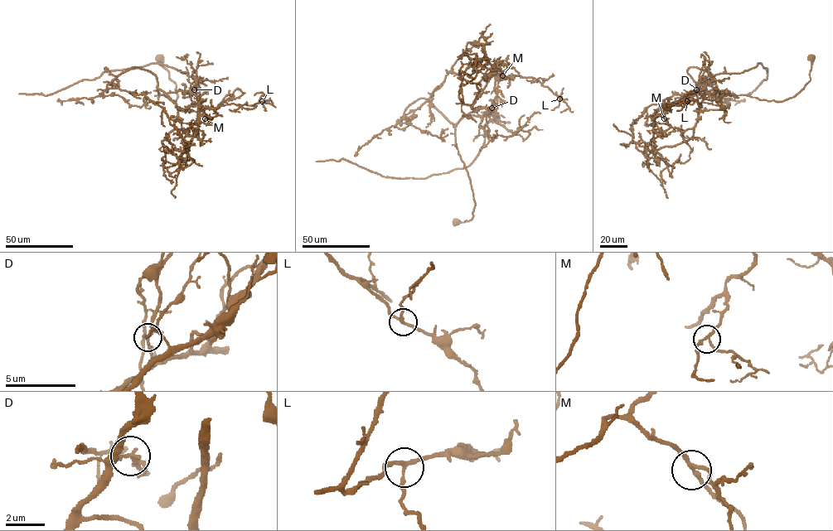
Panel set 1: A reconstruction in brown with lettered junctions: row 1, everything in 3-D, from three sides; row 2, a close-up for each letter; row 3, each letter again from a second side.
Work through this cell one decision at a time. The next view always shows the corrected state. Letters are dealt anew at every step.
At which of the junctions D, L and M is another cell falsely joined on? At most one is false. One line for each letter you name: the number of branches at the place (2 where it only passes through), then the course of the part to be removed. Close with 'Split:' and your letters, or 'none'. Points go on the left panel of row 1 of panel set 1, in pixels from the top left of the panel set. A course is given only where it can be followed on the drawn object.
D: Branches: 3. Course of the part to remove: (194, 89), (200, 76), (197, 84), (186, 73), (155, 63), (105, 71), (98, 77), (46, 95), (18, 94)
Split: D

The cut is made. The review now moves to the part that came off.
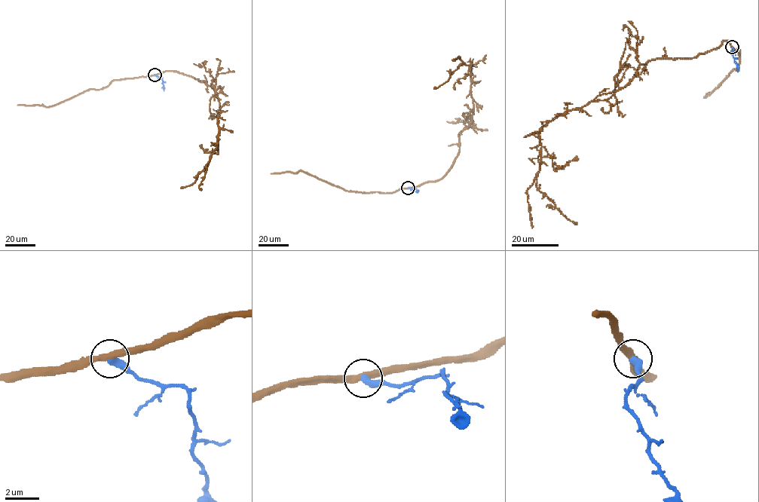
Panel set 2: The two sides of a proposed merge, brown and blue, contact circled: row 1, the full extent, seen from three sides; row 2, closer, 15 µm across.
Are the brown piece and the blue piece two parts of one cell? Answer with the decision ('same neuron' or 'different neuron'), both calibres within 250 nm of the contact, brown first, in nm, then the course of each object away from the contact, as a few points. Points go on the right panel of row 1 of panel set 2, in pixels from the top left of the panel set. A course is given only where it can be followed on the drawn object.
different neuron; calibres 360 and 440 nm; course brown (732, 47), (723, 41), (693, 57), (648, 60), (606, 99), (567, 110), (542, 128), (537, 187), (577, 224); course blue (732, 47), (731, 51), (738, 65), (738, 71)

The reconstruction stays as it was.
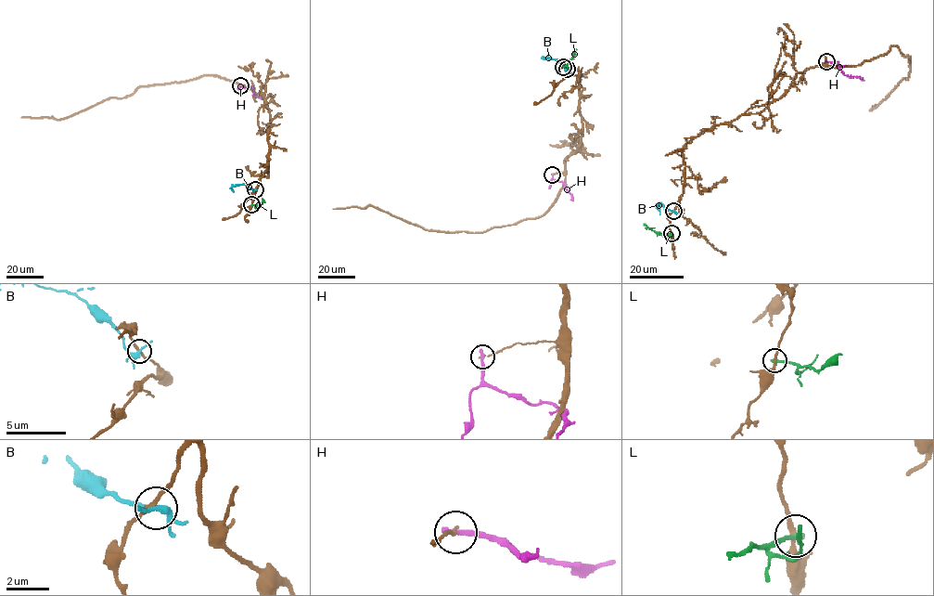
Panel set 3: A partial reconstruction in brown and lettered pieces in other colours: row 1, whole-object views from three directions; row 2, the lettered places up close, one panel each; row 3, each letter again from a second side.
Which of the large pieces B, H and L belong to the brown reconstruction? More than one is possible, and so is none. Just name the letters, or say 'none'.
none

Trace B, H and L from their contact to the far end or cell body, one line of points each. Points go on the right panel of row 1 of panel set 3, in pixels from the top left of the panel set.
B: (673, 212), (659, 203), (657, 208), (660, 214)
H: (826, 61), (838, 62), (844, 74), (864, 81)
L: (671, 233), (660, 235), (644, 224)

